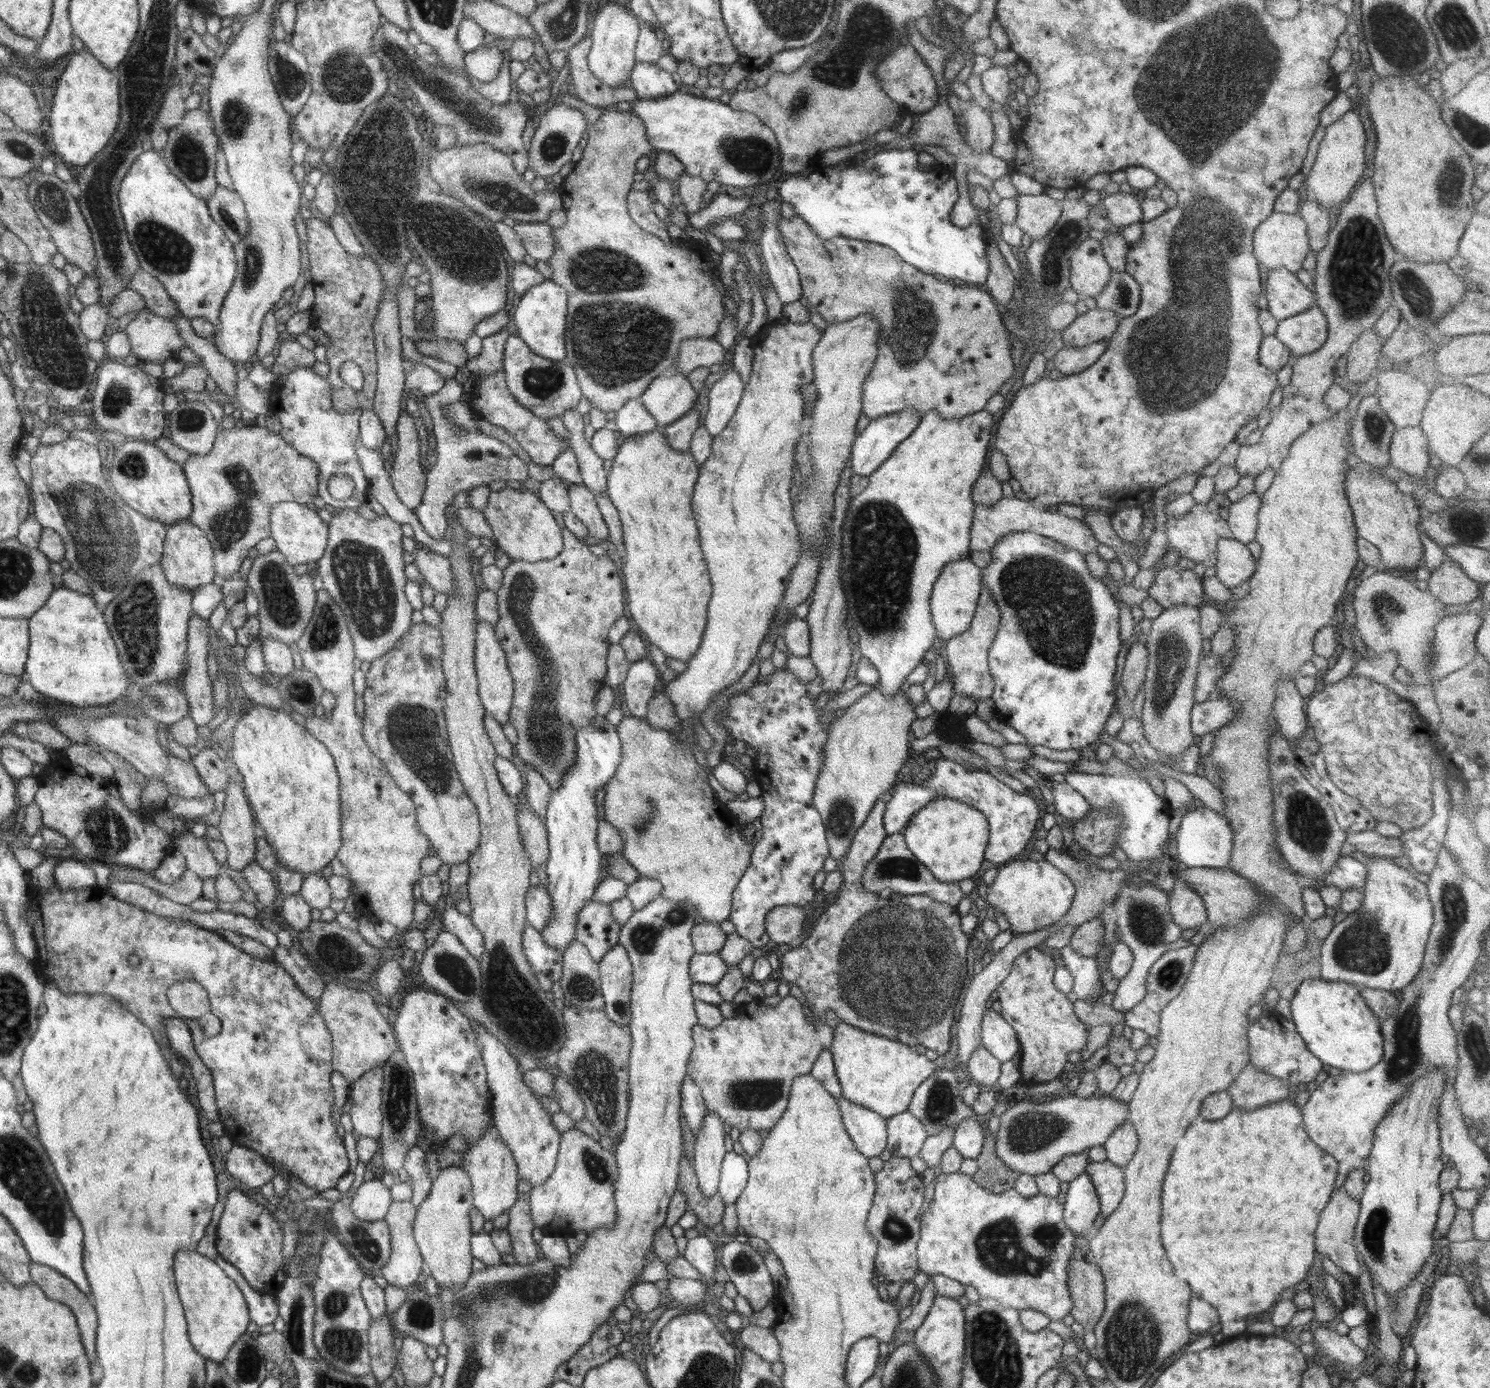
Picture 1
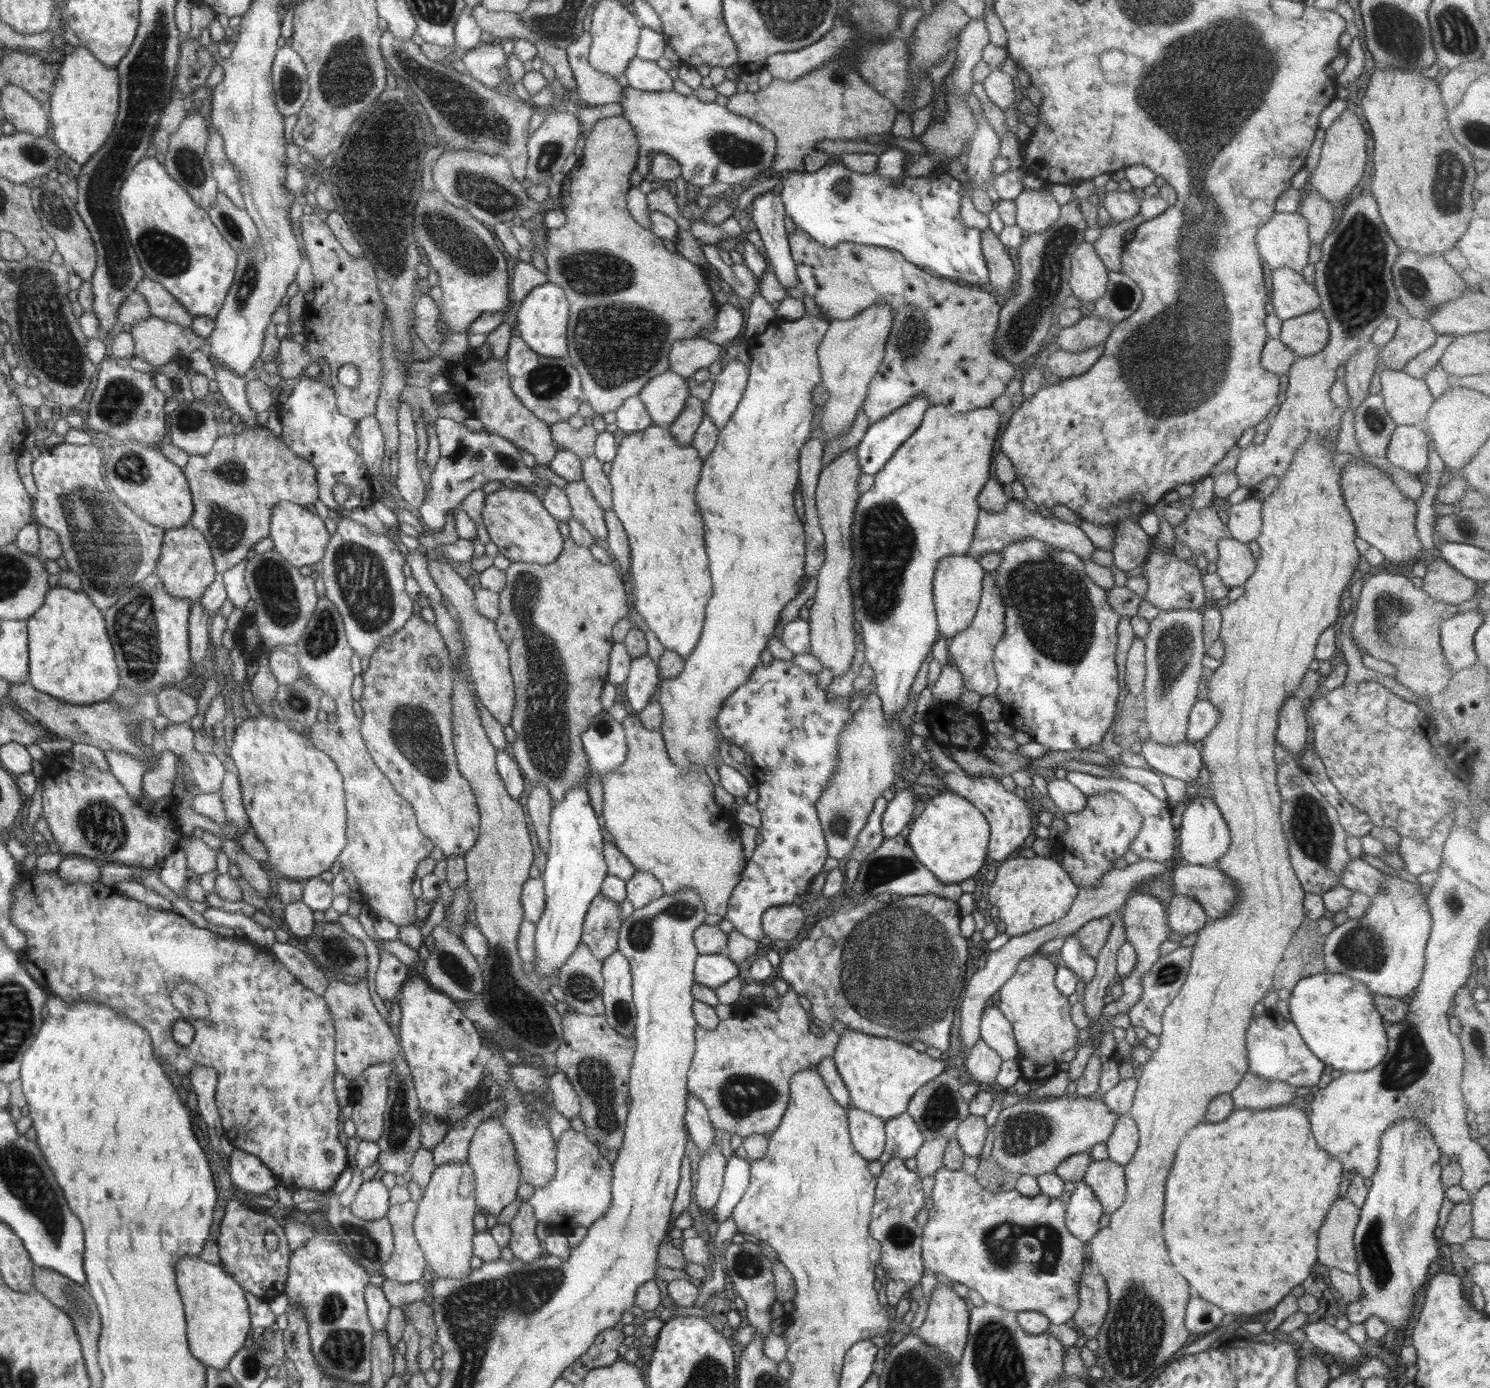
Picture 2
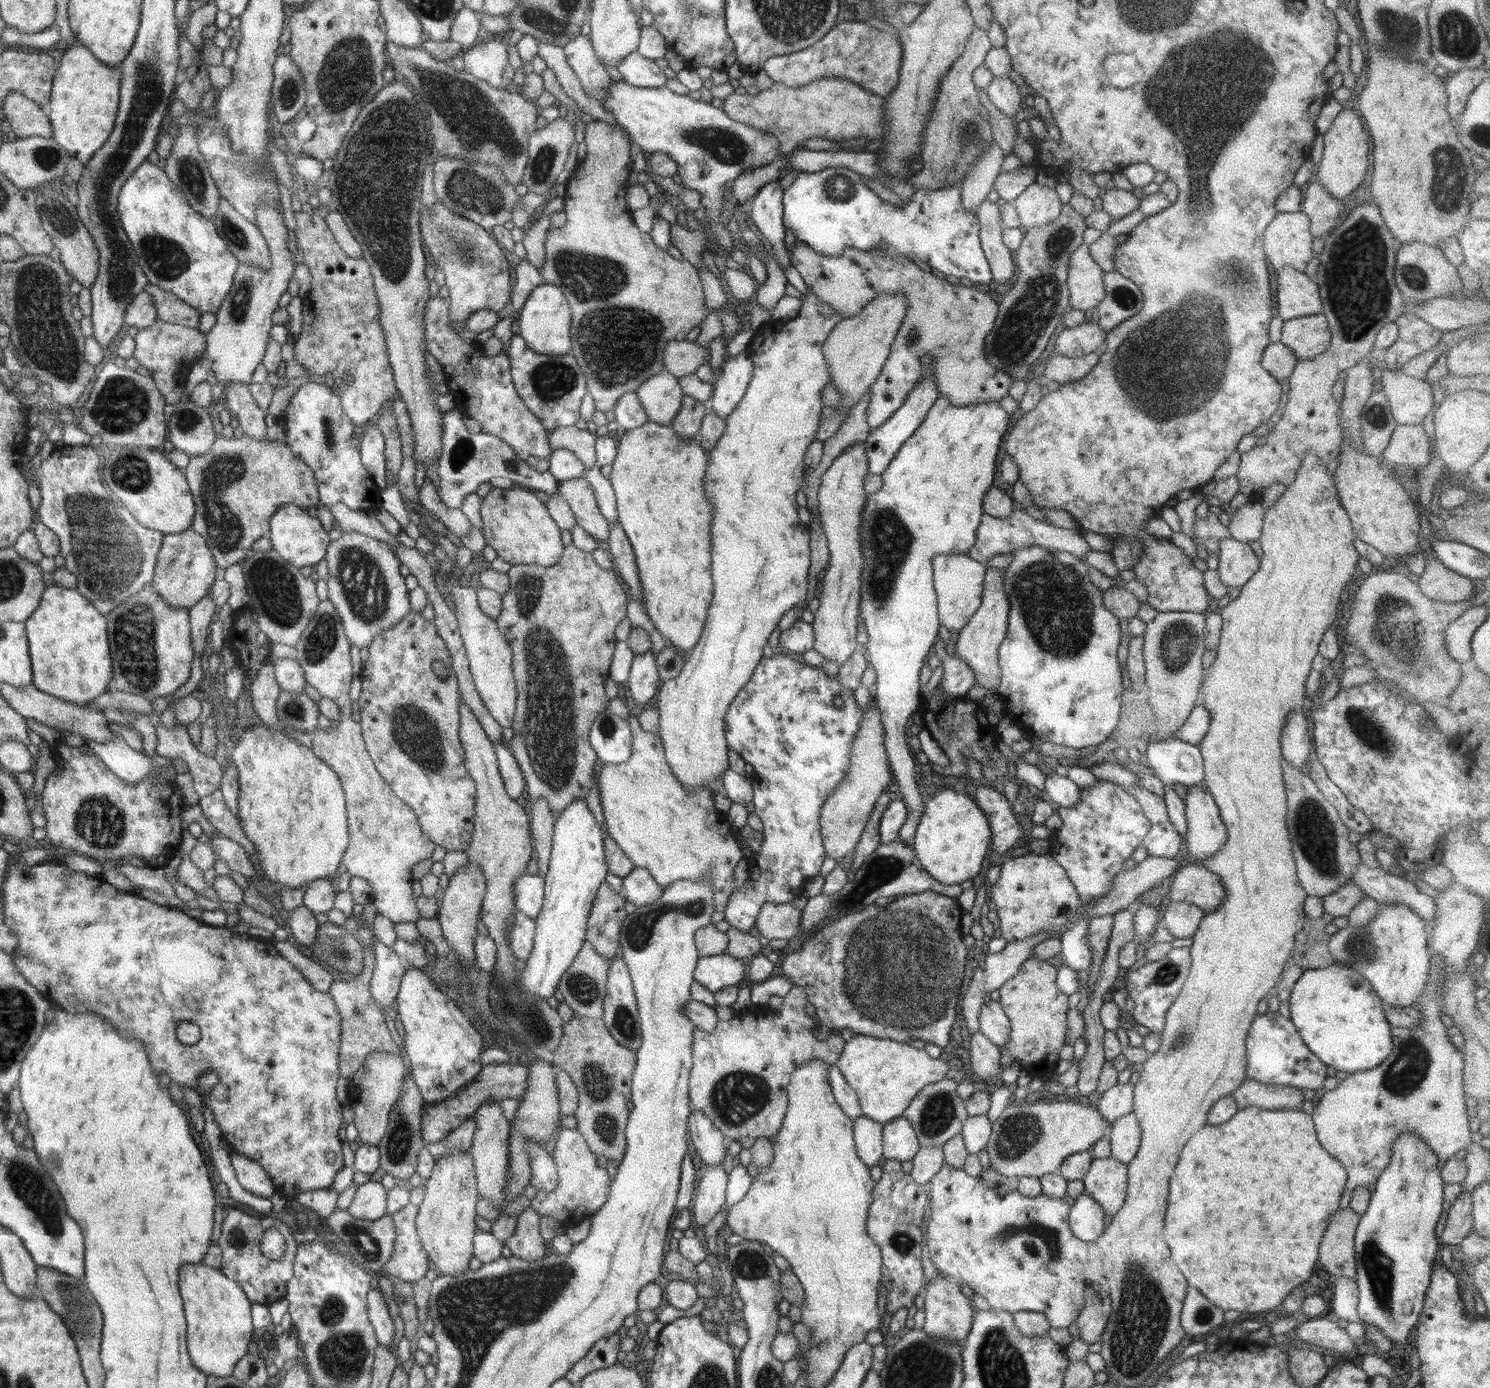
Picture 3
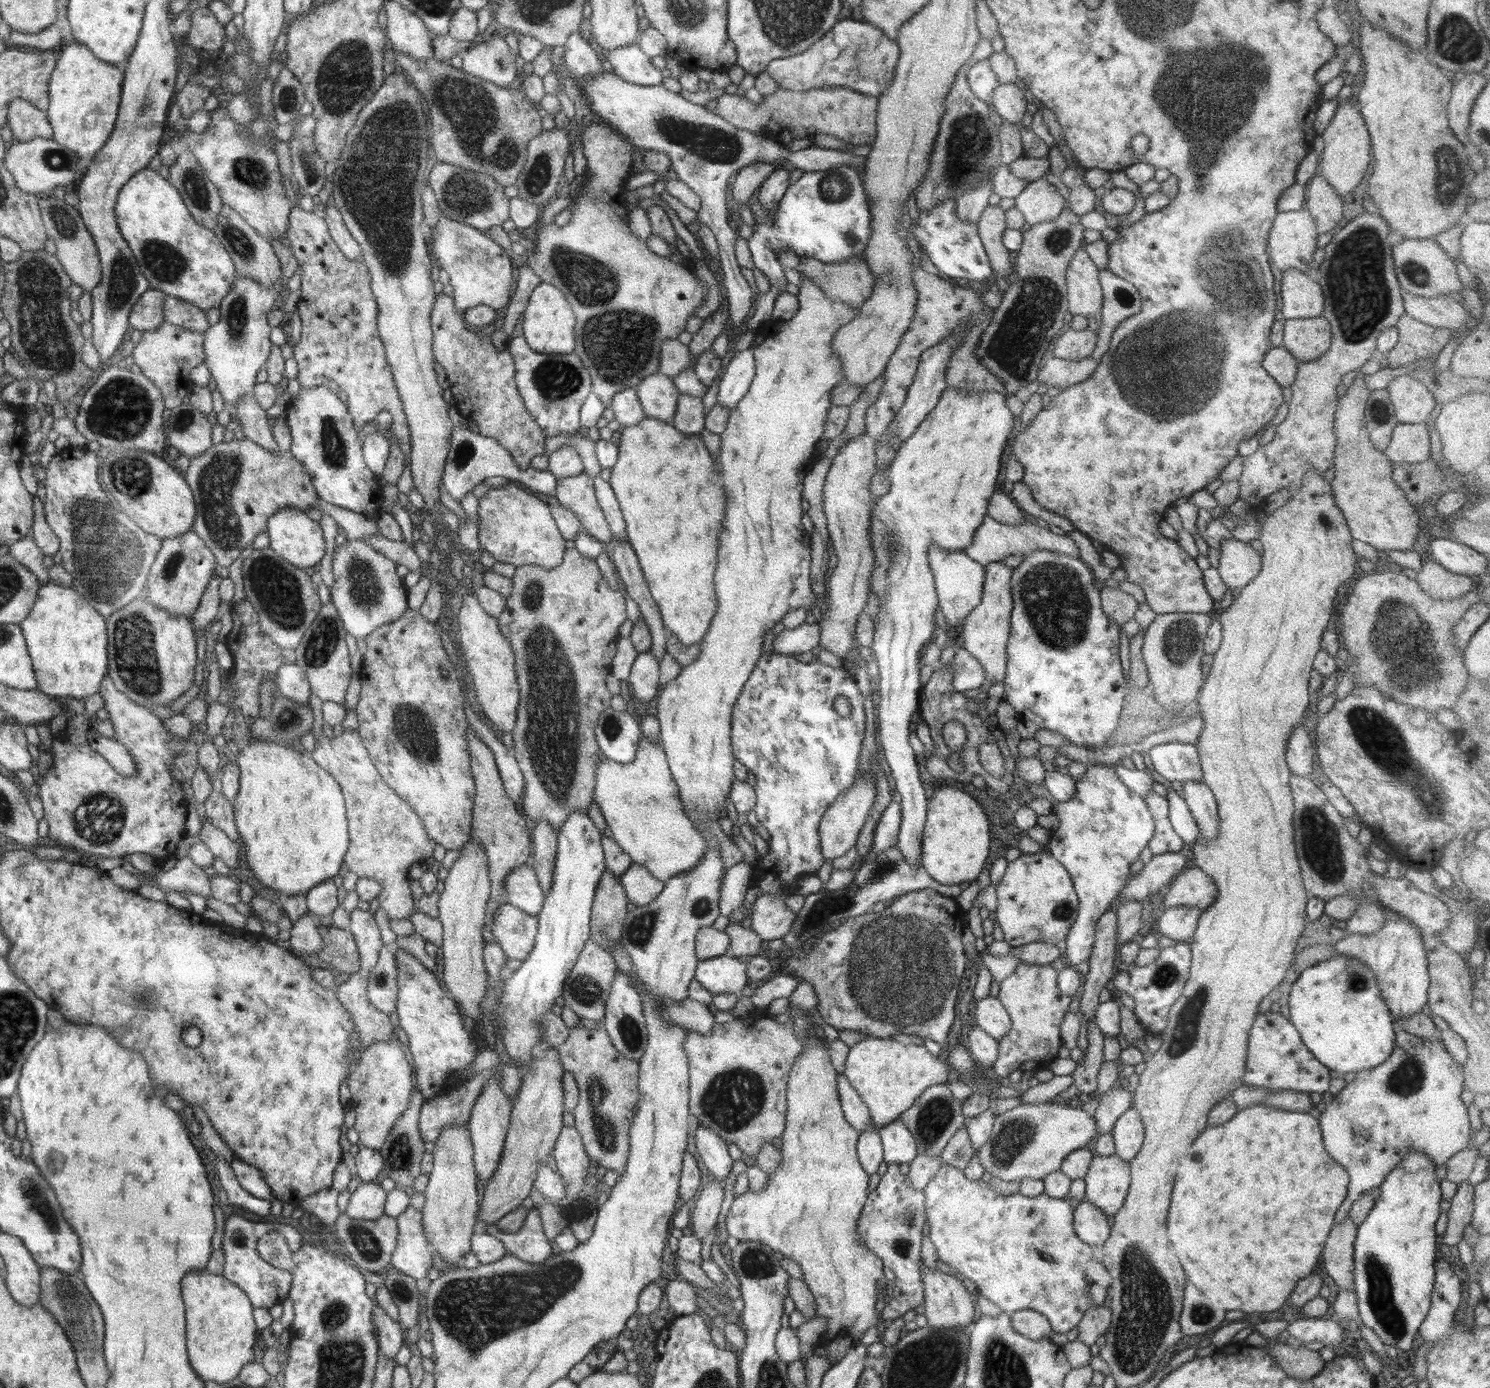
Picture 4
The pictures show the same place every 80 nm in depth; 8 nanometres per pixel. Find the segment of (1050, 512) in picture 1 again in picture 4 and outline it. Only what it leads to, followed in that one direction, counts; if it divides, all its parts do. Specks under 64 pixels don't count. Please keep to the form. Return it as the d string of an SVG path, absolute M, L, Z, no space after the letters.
M988 515L983 518L982 524L974 532L973 541L962 550L972 560L984 566L991 562L1001 562L1001 560L1012 555L1030 554L1035 550L1060 552L1072 557L1080 556L1074 539L1070 539L1067 531L1057 531L1049 525L1045 525L1044 523L1034 524L1027 519L1023 520L1020 524L1010 526L1008 524L1002 524Z

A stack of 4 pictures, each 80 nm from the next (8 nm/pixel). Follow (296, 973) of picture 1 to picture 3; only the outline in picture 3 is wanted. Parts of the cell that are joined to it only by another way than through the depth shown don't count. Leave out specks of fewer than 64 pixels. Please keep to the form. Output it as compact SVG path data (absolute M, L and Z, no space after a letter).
M272 940L278 954L281 954L289 963L298 969L302 976L318 991L329 992L336 976L332 976L322 963L316 963L314 958L305 956L301 951L294 947L289 941Z

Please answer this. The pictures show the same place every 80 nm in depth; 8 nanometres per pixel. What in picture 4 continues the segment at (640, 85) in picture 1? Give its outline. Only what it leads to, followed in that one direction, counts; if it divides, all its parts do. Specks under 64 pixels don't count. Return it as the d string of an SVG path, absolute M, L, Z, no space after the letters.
M637 42L603 54L620 78L639 85L662 85L661 70L652 64L651 58L640 50Z

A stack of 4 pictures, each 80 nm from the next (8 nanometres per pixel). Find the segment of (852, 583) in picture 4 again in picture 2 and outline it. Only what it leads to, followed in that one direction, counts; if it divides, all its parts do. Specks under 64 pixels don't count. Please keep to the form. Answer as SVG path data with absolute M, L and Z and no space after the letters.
M855 447L843 451L819 474L815 490L815 503L825 536L826 559L815 576L818 580L818 590L814 596L815 601L810 609L807 624L811 654L816 656L823 668L830 670L832 680L844 676L850 670L859 643L859 637L853 628L853 594L850 584L853 567L851 526L860 495L857 489L858 477L862 473L857 458Z

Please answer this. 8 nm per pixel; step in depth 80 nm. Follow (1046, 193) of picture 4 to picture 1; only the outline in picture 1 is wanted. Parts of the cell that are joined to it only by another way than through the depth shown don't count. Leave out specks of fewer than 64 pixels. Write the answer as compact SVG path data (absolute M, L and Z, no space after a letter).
M1044 193L1038 196L1018 196L1017 200L1015 223L1032 241L1048 235L1061 216L1061 202Z

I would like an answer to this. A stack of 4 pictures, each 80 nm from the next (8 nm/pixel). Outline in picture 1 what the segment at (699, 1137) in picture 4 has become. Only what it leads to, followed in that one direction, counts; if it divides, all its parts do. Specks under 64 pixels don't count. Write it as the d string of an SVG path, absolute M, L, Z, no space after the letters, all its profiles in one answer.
M687 1074L680 1087L681 1114L686 1117L686 1122L694 1135L702 1129L702 1121L706 1117L706 1106L701 1096L701 1091Z

